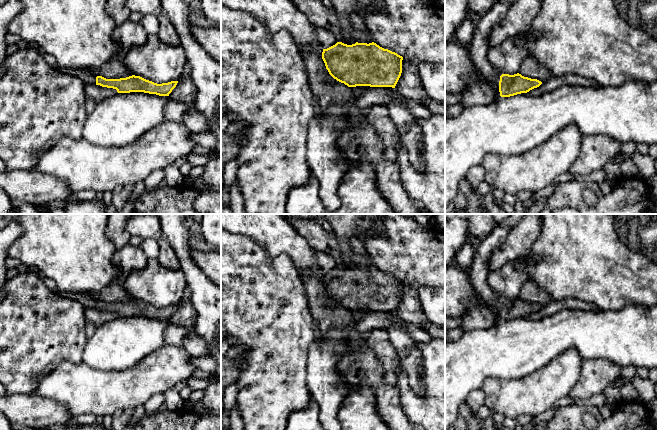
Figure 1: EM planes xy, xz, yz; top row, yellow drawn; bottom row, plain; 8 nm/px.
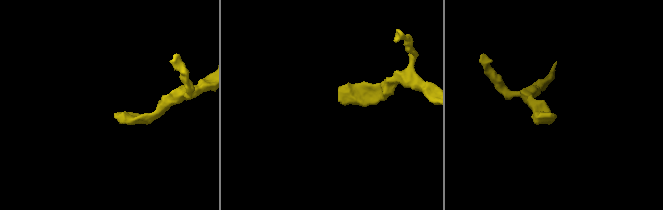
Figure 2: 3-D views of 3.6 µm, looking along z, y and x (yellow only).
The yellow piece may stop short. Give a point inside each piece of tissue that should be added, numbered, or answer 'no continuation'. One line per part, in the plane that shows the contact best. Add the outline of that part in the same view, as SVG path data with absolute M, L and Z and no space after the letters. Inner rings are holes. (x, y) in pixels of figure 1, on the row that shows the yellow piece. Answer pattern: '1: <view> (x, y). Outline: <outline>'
1: xy (85, 75). Outline: M66 68L61 69L70 75L74 75L82 80L85 84L93 84L96 85L96 77L99 75L95 75L88 69L73 69L73 68Z

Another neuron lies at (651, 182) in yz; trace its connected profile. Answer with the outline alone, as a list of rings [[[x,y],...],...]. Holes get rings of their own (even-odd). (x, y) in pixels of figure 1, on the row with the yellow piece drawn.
[[[657,172],[646,181],[652,196],[657,197]]]

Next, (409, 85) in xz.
[[[405,58],[402,60],[402,73],[395,89],[403,97],[412,99],[422,105],[431,101],[423,89],[418,66]]]

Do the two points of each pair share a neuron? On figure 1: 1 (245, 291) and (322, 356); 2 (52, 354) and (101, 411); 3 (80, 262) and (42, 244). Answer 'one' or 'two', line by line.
1: two
2: two
3: one

